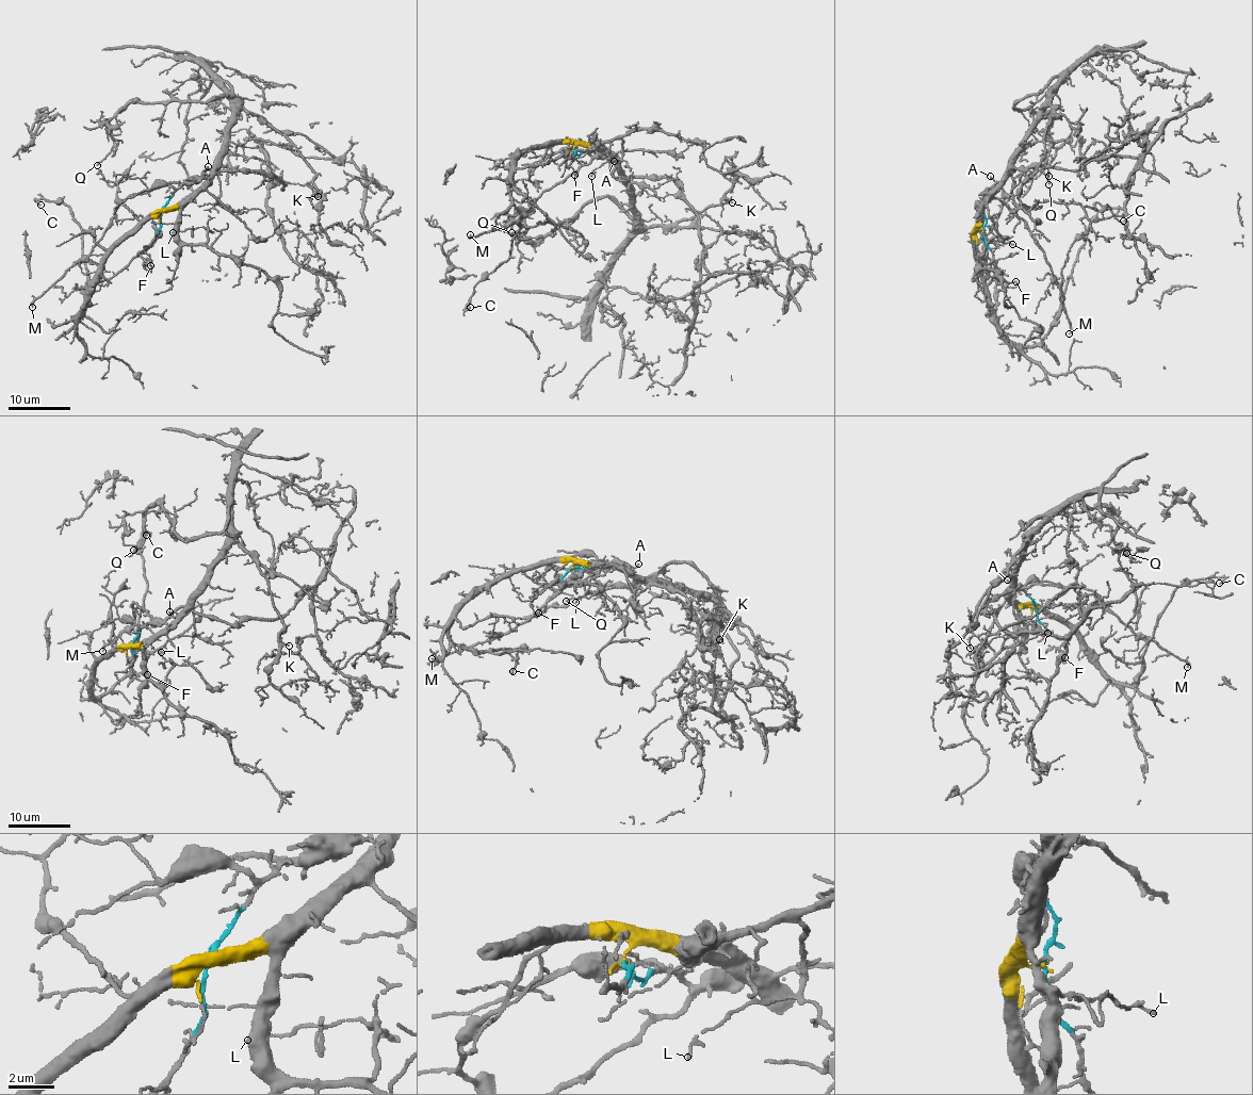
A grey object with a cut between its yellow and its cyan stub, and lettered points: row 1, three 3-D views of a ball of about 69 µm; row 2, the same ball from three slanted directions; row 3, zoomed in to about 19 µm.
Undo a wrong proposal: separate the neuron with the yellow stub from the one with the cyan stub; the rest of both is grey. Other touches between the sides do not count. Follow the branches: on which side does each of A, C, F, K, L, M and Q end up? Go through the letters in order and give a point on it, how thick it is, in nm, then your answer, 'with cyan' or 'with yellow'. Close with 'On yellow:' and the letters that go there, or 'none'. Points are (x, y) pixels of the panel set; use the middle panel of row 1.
A: place (614, 161); calibre 120 nm; with cyan
C: place (470, 307); calibre 100 nm; with yellow
F: place (574, 175); calibre 130 nm; with cyan
K: place (732, 202); calibre 110 nm; with yellow
L: place (591, 176); calibre 140 nm; with yellow
M: place (470, 234); calibre 160 nm; with cyan
Q: place (511, 232); calibre 110 nm; with yellow
On yellow: C, K, L, Q

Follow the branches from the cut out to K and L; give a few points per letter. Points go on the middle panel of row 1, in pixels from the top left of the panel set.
K: (574, 150), (578, 145), (602, 149), (646, 227), (692, 218), (726, 201), (722, 197), (732, 202)
L: (574, 150), (578, 145), (620, 139), (623, 142), (621, 157), (603, 162), (590, 176)

